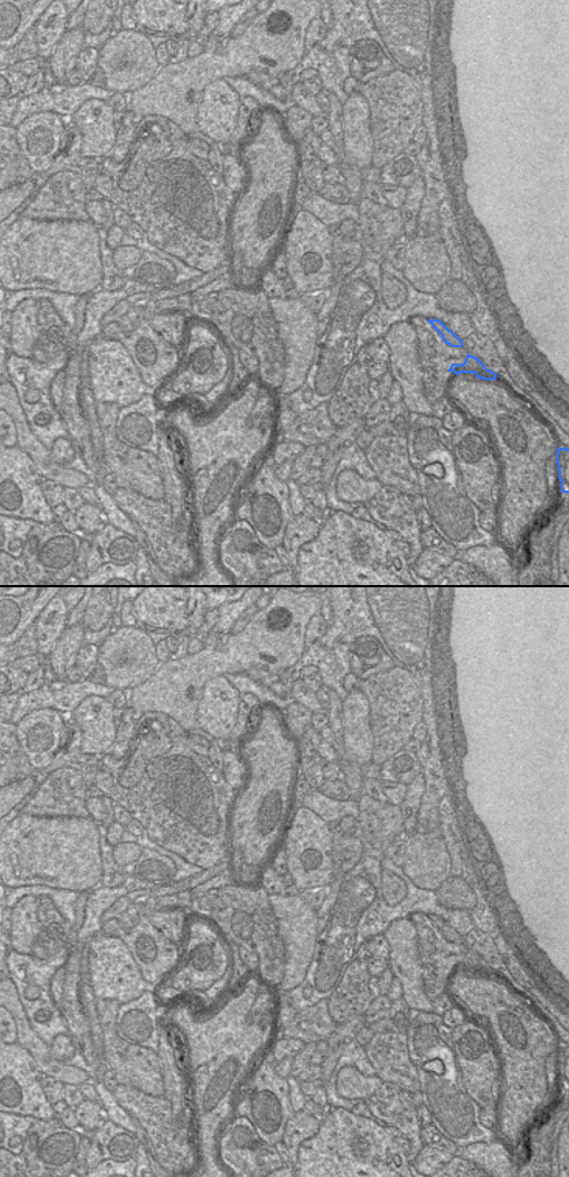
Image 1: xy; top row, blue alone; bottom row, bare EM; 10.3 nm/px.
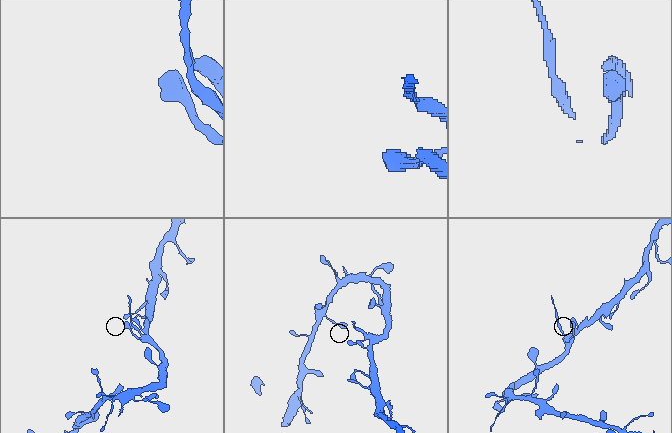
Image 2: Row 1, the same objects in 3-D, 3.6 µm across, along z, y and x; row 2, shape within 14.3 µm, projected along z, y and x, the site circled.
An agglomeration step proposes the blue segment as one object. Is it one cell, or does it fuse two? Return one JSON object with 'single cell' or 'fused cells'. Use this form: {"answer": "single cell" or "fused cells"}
{"answer": "fused cells"}

